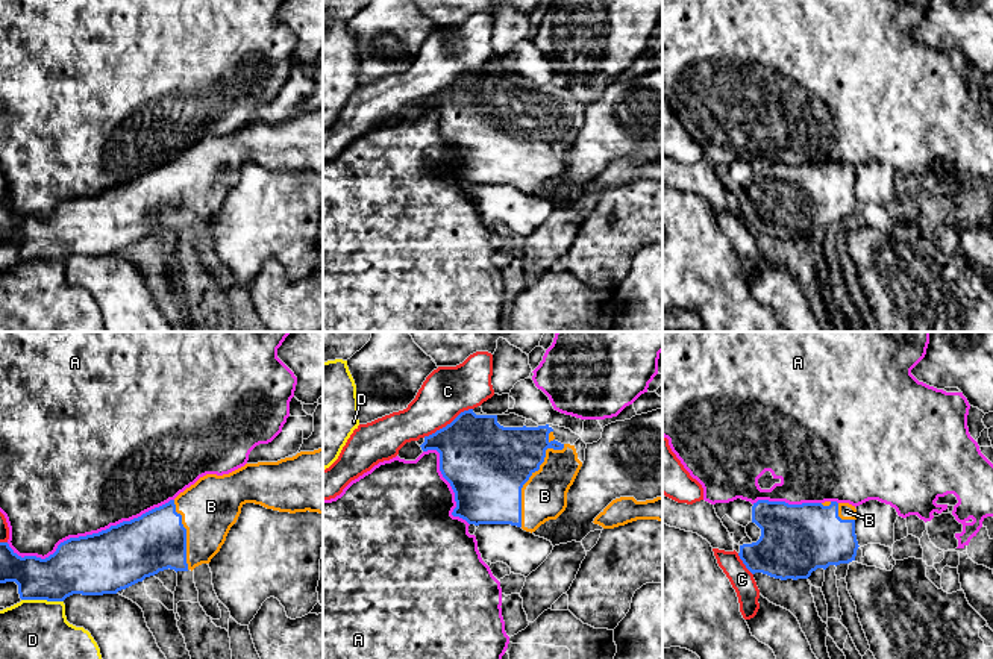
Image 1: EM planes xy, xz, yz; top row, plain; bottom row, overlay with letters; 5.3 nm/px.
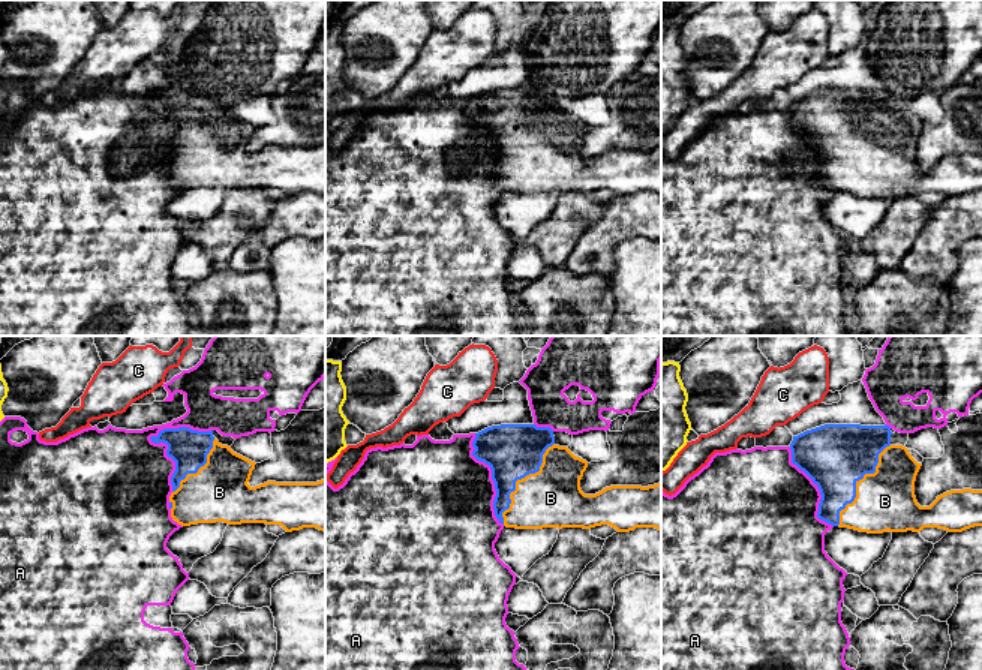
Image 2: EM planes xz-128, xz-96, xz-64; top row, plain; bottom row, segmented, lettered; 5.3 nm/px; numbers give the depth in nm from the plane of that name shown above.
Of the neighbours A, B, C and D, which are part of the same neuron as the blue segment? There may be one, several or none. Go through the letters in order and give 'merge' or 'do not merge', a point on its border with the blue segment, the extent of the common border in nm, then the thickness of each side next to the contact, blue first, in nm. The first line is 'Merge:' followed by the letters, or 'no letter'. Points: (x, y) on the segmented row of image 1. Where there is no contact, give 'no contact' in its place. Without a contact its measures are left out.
Merge: B
A: do not merge | xy (88, 535) | 900 nm | 320/500 nm
B: merge | xz (528, 479) | 500 nm | 440/240 nm
C: do not merge | xz (447, 424) | 300 nm | 420/260 nm
D: do not merge | xy (43, 599) | 220 nm | 280/320 nm

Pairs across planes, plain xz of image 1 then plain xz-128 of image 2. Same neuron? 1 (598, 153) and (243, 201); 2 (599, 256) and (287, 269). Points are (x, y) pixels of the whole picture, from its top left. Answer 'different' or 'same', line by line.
1: different
2: different

